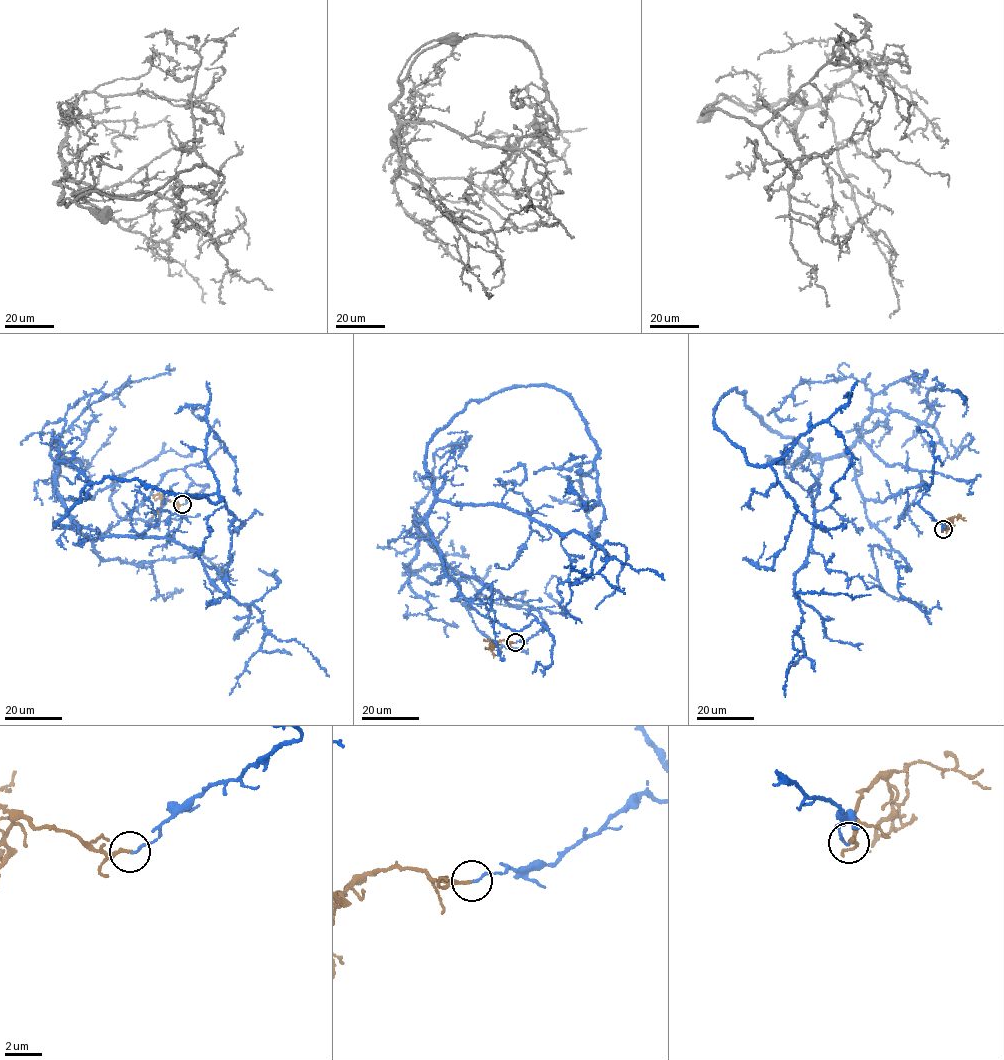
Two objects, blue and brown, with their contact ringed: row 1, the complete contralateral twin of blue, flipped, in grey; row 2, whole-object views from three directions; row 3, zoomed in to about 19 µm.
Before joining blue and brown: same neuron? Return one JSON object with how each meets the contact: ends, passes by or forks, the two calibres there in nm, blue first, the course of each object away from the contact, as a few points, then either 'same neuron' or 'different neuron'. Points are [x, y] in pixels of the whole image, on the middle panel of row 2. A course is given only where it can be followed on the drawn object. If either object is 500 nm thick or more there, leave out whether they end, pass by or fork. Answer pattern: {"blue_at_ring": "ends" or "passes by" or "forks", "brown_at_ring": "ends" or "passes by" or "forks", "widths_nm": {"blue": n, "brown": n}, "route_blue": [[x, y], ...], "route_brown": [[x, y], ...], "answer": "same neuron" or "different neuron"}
{"blue_at_ring": "ends", "brown_at_ring": "ends", "widths_nm": {"blue": 120, "brown": 170}, "route_blue": [[515, 642], [546, 623], [453, 572], [426, 445], [467, 402], [556, 387], [597, 446], [600, 501], [565, 489]], "route_brown": [[515, 642], [502, 640], [494, 646], [483, 640]], "answer": "different neuron"}

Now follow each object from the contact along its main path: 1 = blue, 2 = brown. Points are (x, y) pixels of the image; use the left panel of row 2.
1: (182, 505), (209, 486), (174, 469), (94, 541), (53, 525), (104, 477), (219, 495), (229, 593), (204, 580)
2: (182, 504), (165, 499), (160, 511), (151, 519)

